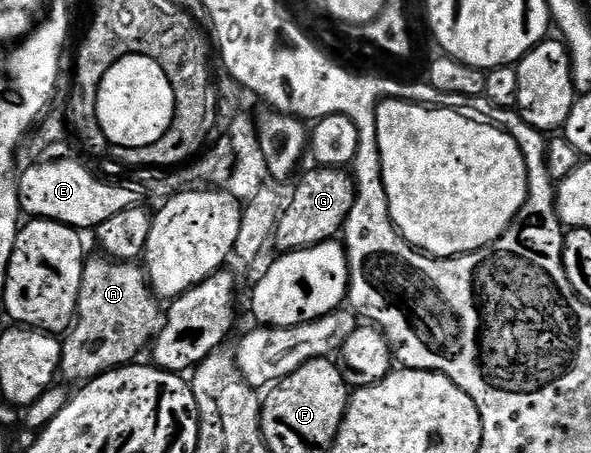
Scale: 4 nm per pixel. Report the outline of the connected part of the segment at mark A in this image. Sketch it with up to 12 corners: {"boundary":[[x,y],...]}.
{"boundary":[[90,258],[60,378],[128,367],[165,324],[136,262]]}

